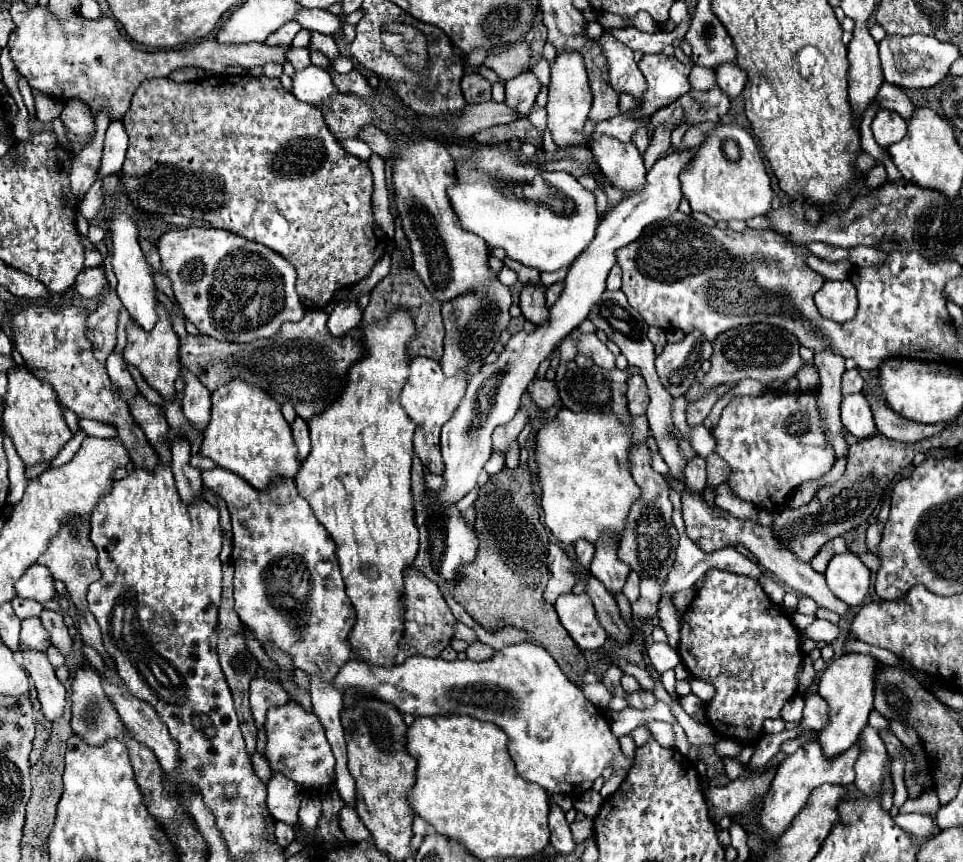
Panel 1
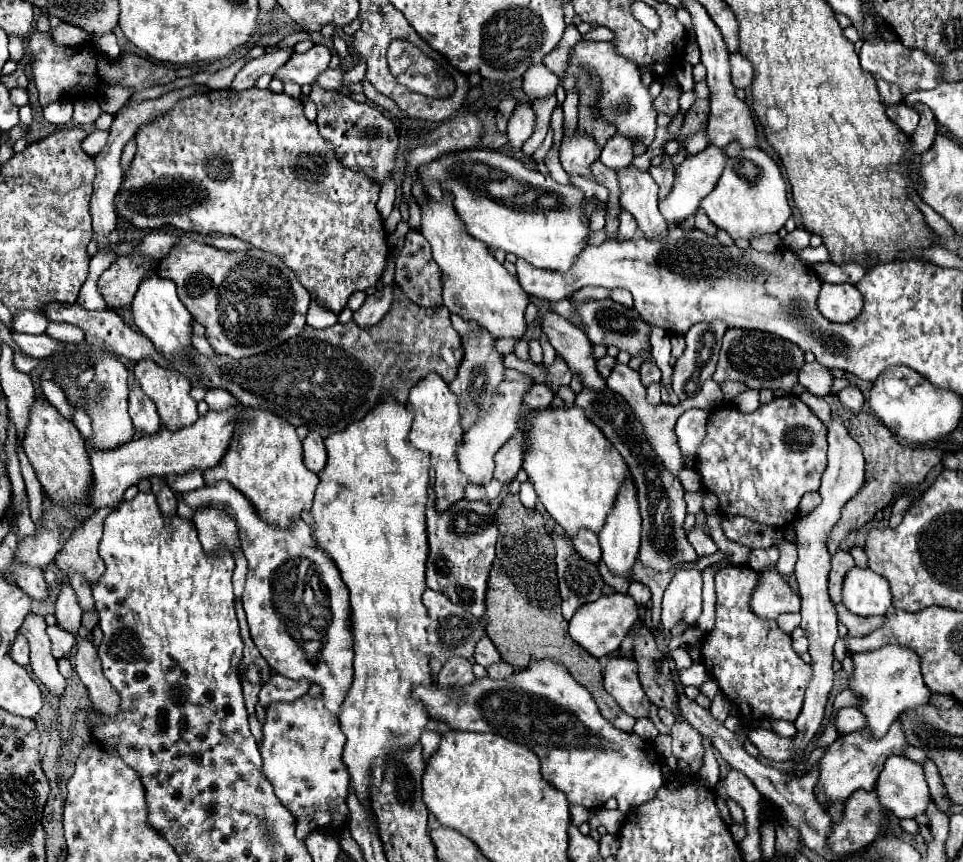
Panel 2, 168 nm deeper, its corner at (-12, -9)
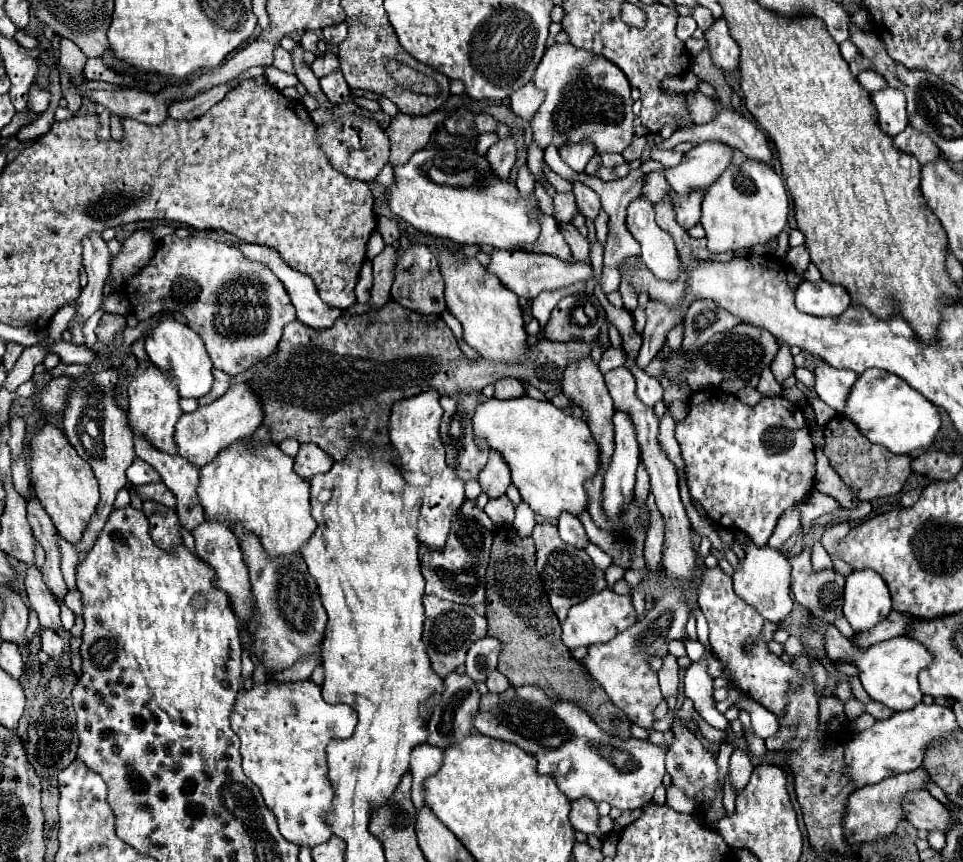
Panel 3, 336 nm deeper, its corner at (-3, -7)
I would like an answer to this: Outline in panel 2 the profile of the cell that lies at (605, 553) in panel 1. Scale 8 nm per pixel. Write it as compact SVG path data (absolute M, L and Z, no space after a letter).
M631 474L625 476L625 482L619 488L617 500L615 500L611 512L607 514L607 520L597 536L599 536L599 544L603 550L603 560L605 560L607 568L611 572L627 576L631 580L631 566L639 554L639 540L641 540L641 514L639 514L639 502L637 502L637 488L635 488Z

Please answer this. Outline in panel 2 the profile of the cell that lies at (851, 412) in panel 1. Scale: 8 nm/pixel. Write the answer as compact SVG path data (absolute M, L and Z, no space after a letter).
M847 386L843 390L837 392L837 398L839 402L843 402L843 406L849 410L849 412L859 412L863 406L865 406L865 396L863 392L857 388L857 386Z

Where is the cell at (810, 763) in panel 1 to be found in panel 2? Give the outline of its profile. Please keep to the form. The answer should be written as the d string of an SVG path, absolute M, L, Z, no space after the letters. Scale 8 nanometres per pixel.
M893 722L889 732L883 738L875 738L871 730L863 728L851 734L845 734L837 738L821 758L821 778L815 786L815 798L823 802L835 802L835 800L847 800L855 790L873 790L877 784L877 778L883 770L885 760L891 754L901 754L905 756L905 748L909 744L905 742L903 726L901 722Z

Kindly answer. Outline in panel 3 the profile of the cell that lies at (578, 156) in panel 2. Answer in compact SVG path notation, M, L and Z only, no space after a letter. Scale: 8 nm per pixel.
M578 180L572 182L572 192L576 196L576 202L578 202L582 214L586 218L594 220L598 216L598 212L600 212L600 200L598 200L596 192L592 192L592 188L588 188L586 184L582 184Z

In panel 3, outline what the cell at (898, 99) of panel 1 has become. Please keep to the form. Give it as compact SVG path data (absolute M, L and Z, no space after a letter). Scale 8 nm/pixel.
M910 126L904 132L900 132L900 134L894 136L894 146L900 148L902 152L914 154L920 164L932 162L940 154L940 150L936 148L936 144L932 144L932 140L928 140L928 136L924 136L922 132L916 132Z

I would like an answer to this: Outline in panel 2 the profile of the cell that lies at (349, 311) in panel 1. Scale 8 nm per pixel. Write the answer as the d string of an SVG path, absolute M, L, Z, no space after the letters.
M393 284L379 288L373 296L367 296L361 310L353 314L353 320L359 326L373 326L389 312L391 304L393 304Z

